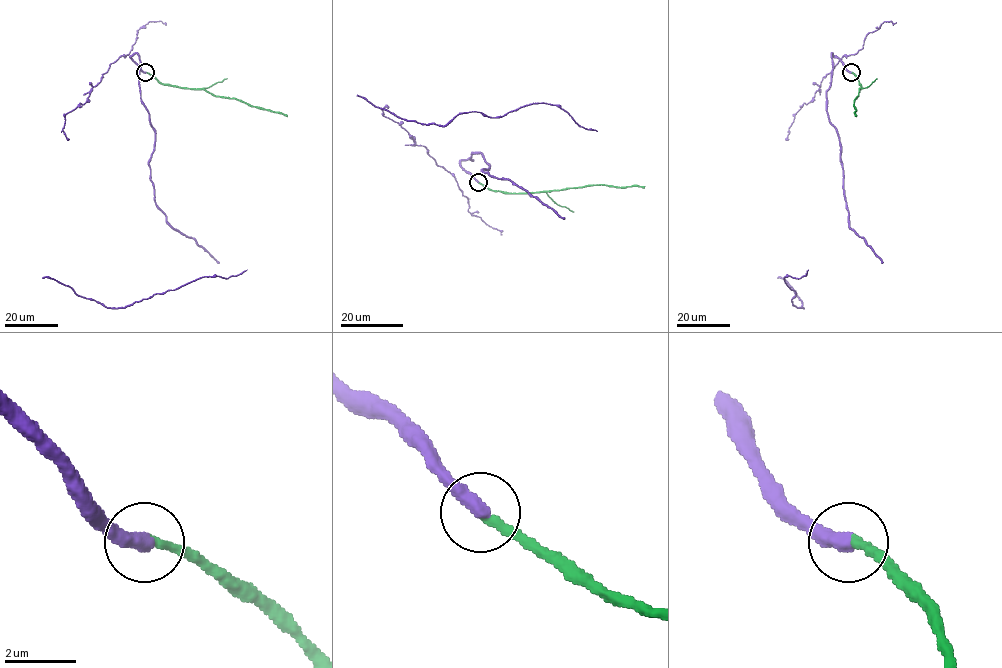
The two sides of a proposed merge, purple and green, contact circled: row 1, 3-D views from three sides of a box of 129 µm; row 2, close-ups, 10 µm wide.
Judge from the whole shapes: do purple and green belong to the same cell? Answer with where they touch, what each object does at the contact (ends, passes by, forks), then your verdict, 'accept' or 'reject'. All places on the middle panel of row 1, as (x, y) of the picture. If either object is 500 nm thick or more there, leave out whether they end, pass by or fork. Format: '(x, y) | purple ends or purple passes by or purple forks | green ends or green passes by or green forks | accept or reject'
(478, 182) | purple ends | green ends | reject

